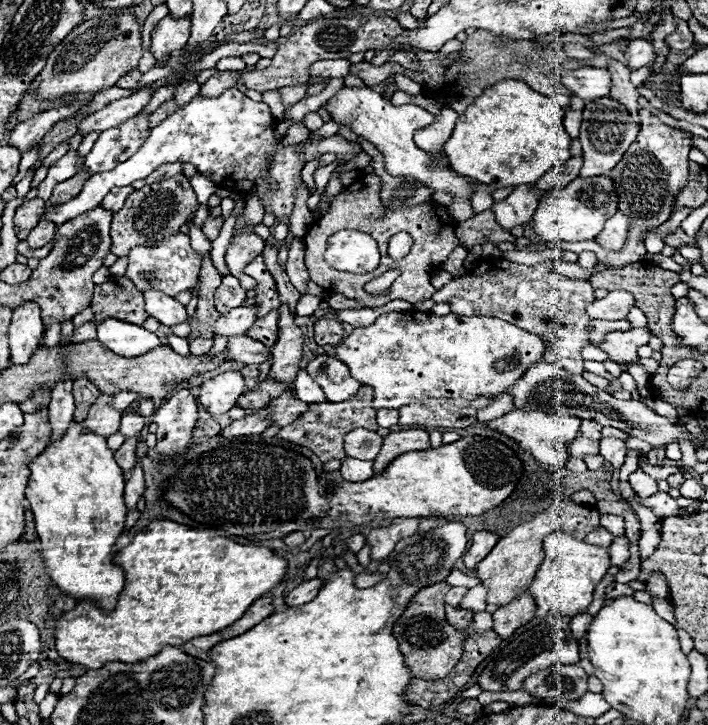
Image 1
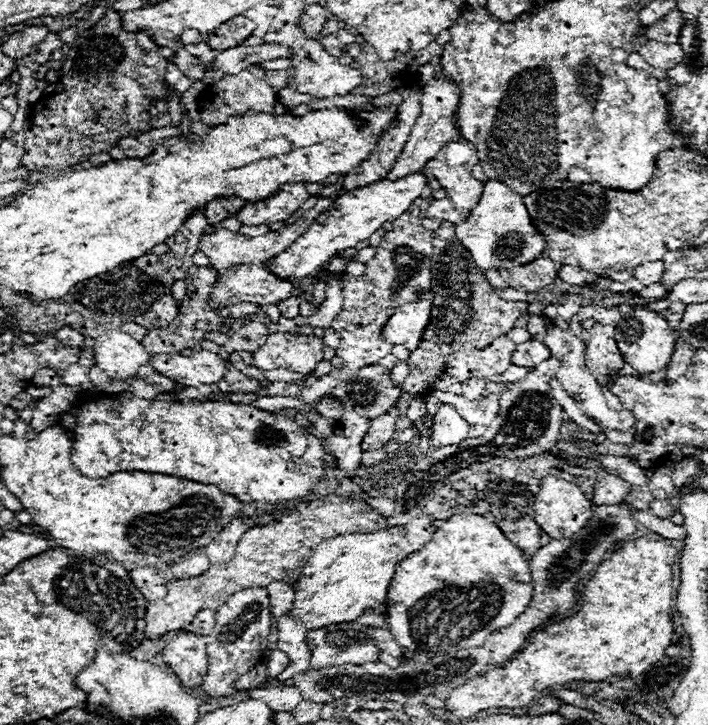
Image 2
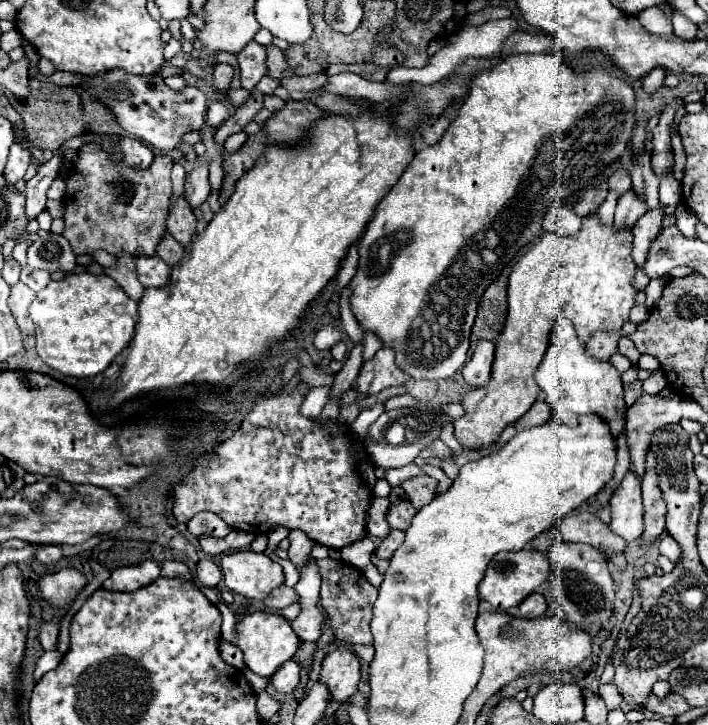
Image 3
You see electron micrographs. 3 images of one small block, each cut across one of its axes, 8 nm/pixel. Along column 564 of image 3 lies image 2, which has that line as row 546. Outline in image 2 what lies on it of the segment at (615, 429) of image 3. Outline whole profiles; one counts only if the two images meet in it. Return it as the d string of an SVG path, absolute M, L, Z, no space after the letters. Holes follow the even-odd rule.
M418 516L406 526L392 526L370 534L338 534L322 540L314 550L314 556L302 568L302 576L296 582L294 608L290 616L310 628L320 628L330 622L356 620L368 608L374 608L386 600L388 584L394 576L396 564L410 552L420 550L434 534L434 518Z

